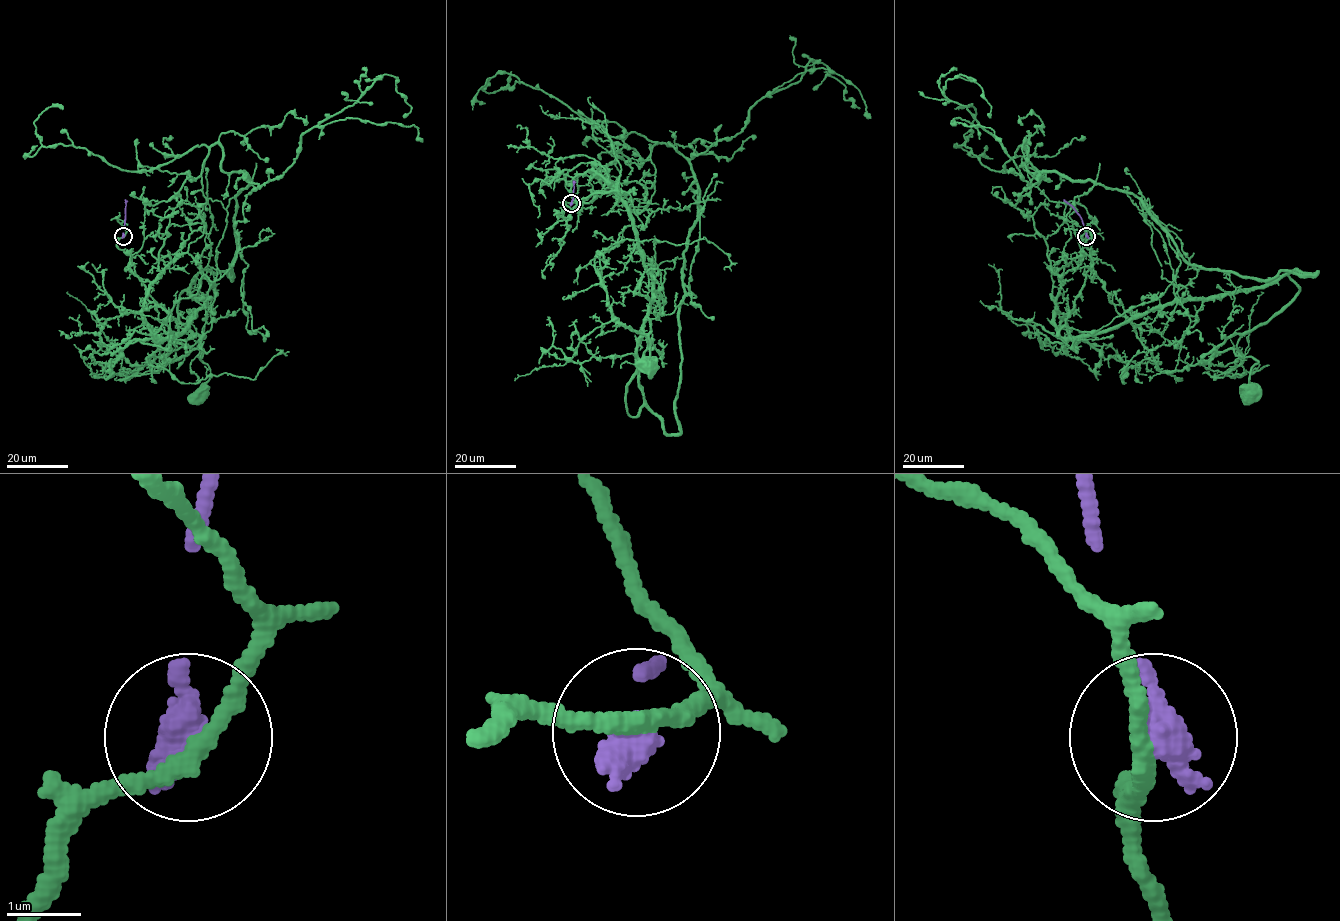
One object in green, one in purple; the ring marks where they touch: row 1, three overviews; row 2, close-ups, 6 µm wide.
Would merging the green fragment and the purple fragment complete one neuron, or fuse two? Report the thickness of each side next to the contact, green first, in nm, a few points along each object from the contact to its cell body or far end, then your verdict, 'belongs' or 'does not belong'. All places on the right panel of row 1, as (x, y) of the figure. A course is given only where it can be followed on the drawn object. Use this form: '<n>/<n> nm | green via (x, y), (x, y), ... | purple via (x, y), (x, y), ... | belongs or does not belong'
240/500 nm | green via (1086, 236), (1093, 265), (1067, 316), (1072, 337), (1286, 275), (1296, 296), (1215, 348), (1258, 361), (1251, 396) | purple via (1086, 236), (1080, 215), (1064, 199) | does not belong

